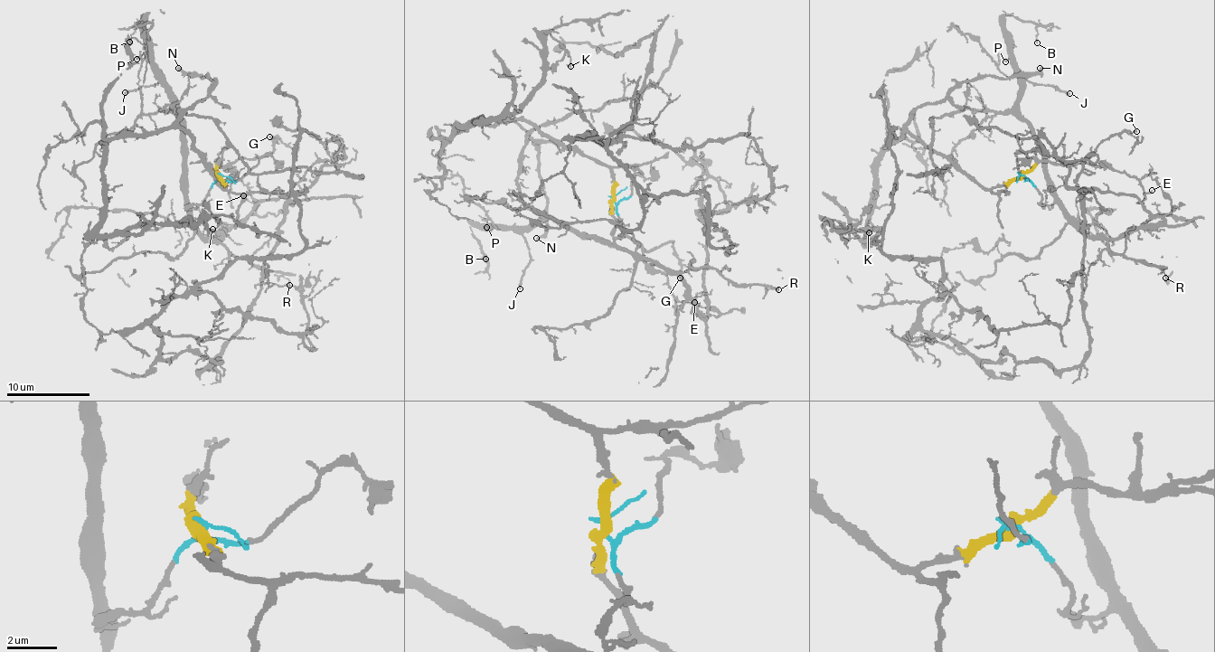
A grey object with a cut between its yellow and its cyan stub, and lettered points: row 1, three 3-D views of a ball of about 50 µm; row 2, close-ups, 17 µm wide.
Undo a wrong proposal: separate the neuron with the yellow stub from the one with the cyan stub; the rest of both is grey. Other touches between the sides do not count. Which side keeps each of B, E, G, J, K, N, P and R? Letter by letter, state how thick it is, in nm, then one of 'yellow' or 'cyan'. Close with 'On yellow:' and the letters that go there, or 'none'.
B: 110 nm thick; cyan
E: 80 nm thick; cyan
G: 180 nm thick; yellow
J: 180 nm thick; cyan
K: 160 nm thick; yellow
N: 180 nm thick; yellow
P: 130 nm thick; cyan
R: 120 nm thick; cyan
On yellow: G, K, N

